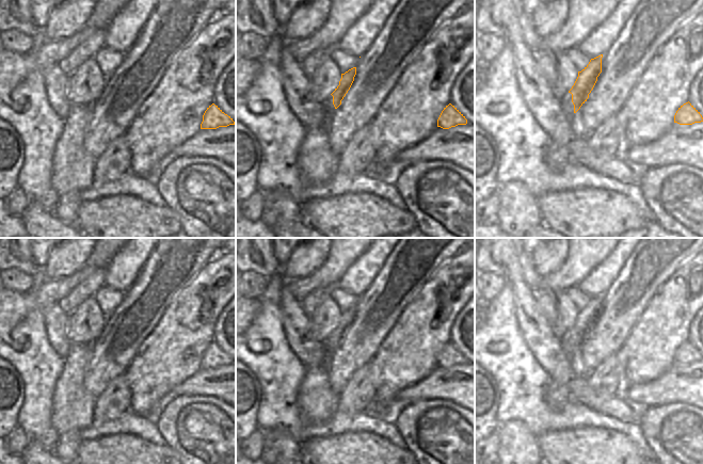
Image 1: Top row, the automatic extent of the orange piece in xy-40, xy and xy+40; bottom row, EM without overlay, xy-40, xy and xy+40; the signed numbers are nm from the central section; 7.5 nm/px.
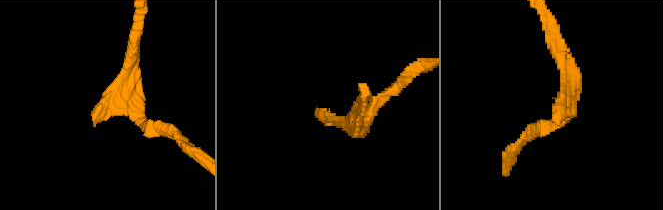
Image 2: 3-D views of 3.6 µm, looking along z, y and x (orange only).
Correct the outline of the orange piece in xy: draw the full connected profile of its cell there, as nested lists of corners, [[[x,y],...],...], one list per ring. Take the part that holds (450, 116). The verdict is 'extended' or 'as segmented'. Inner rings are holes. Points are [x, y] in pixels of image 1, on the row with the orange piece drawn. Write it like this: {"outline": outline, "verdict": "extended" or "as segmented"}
{"outline": [[[451,103],[444,108],[437,119],[437,127],[441,127],[443,129],[449,129],[458,125],[466,124],[467,119],[465,118],[465,116]]], "verdict": "as segmented"}

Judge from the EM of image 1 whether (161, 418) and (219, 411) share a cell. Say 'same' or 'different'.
same

